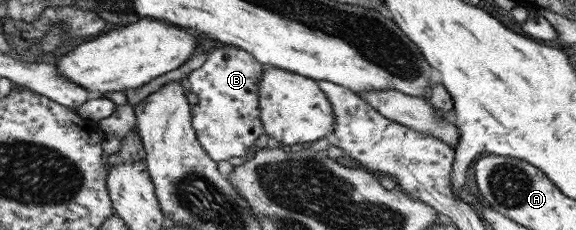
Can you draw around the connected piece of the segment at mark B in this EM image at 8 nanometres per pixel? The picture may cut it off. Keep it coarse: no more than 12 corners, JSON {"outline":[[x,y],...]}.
{"outline":[[221,45],[187,74],[191,125],[214,162],[262,136],[264,66]]}

